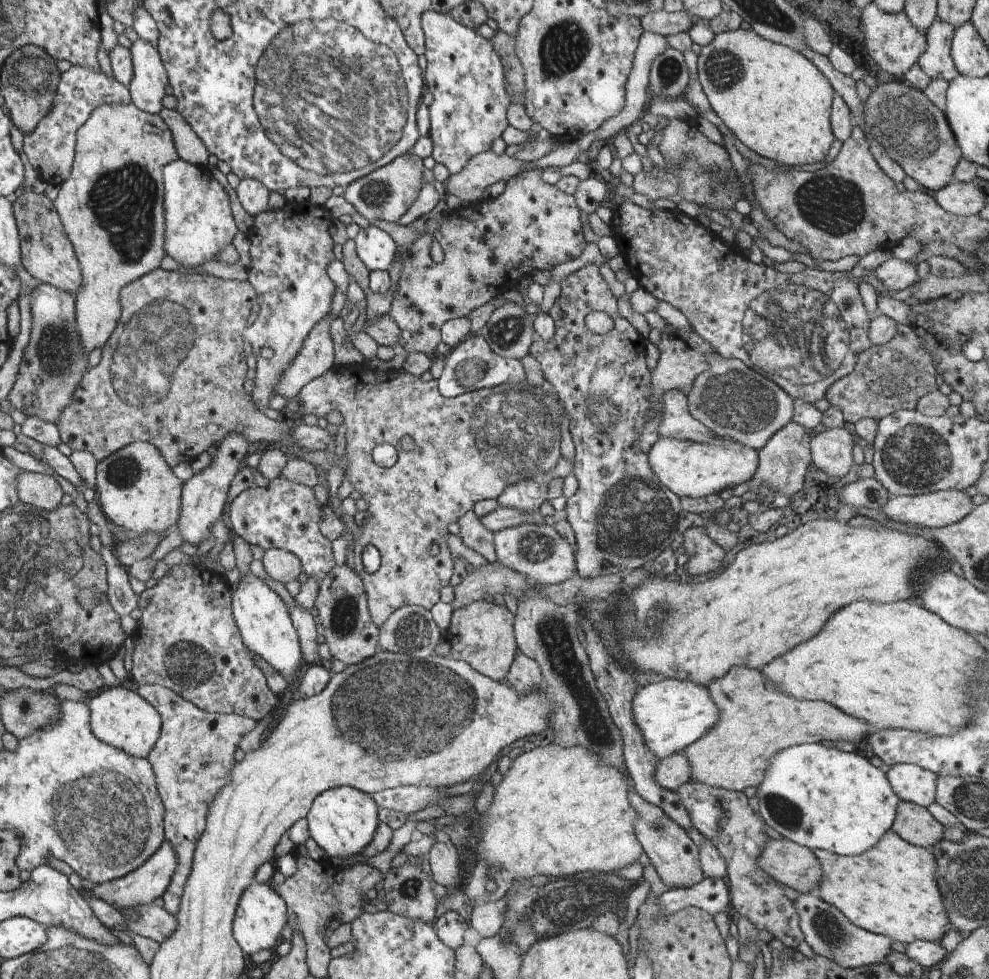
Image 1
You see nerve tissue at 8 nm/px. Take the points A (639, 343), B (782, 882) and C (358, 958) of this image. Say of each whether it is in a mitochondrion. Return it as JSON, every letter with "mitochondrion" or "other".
{"A":"other","B":"other","C":"other"}

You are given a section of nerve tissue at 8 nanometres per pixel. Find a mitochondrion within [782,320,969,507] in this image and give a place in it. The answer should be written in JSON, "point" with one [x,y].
{"point":[916,455]}

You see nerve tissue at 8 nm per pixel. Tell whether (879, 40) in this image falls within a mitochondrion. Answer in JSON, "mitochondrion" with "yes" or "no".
{"mitochondrion":"no"}

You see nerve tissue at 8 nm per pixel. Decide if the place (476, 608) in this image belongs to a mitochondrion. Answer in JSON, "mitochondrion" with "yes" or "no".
{"mitochondrion":"no"}

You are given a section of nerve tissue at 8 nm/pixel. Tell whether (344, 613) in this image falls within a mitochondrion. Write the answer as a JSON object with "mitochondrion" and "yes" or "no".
{"mitochondrion":"yes"}

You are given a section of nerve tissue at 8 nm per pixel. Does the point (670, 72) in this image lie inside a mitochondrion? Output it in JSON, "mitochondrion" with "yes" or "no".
{"mitochondrion":"yes"}

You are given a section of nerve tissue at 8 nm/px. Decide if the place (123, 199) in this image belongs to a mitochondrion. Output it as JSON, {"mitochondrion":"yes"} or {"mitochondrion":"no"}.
{"mitochondrion":"yes"}

